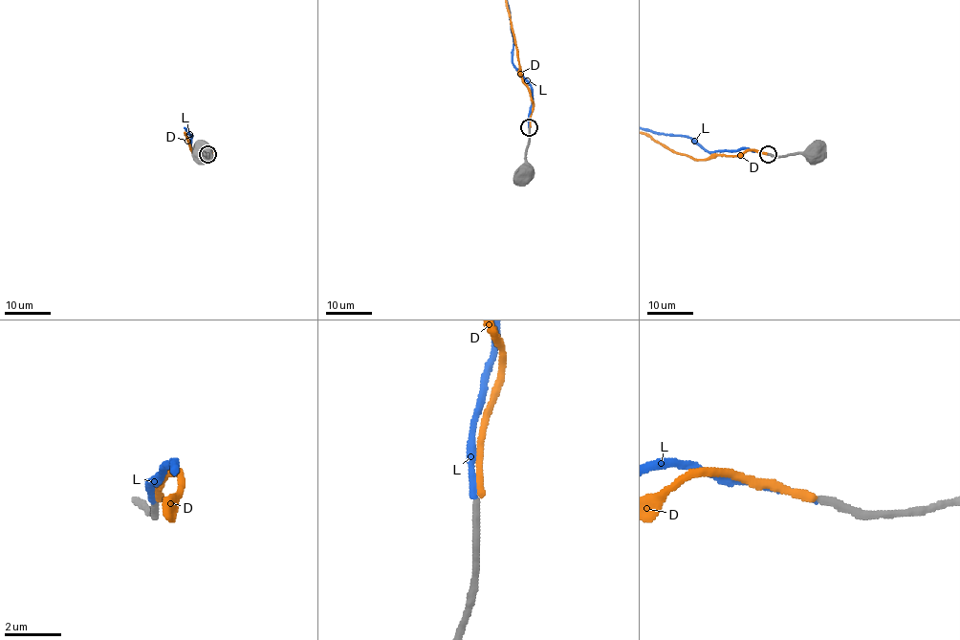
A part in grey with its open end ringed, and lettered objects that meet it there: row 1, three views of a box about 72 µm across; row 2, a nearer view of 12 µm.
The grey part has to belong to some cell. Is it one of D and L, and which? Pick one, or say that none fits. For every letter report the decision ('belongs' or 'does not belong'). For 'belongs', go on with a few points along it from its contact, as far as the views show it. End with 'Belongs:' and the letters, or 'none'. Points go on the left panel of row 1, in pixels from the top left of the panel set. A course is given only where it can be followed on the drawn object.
D: belongs
L: does not belong
Belongs: D

